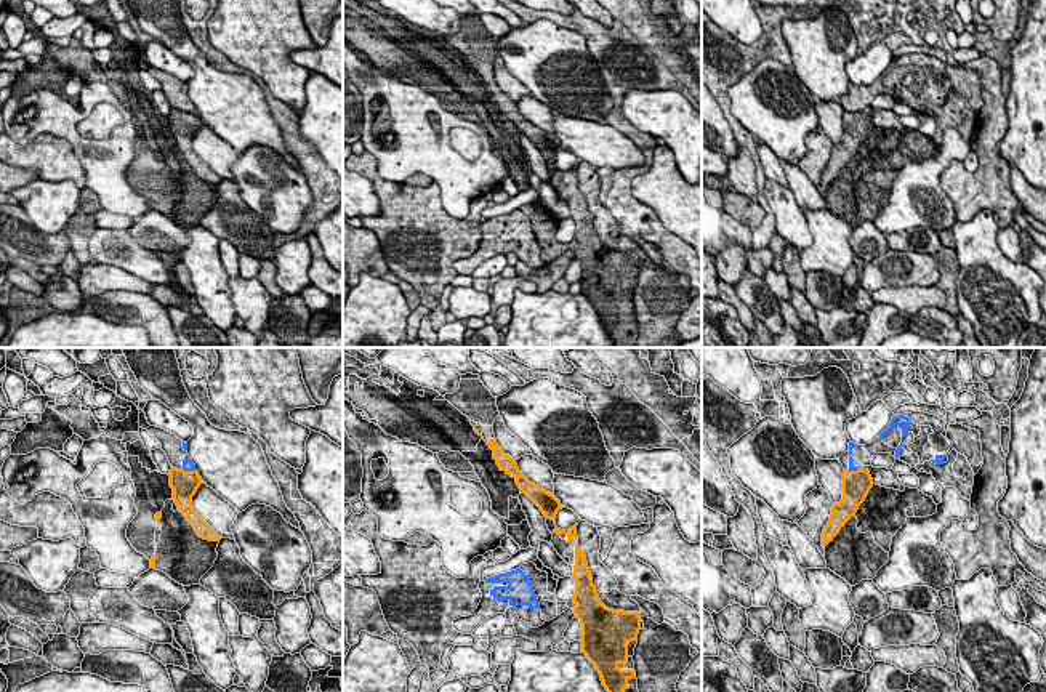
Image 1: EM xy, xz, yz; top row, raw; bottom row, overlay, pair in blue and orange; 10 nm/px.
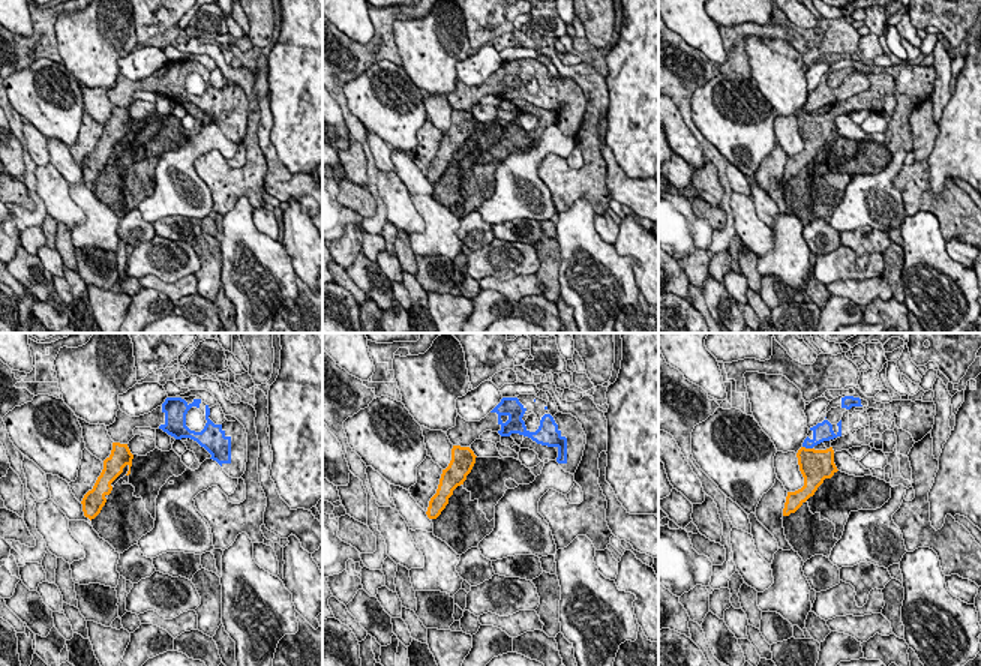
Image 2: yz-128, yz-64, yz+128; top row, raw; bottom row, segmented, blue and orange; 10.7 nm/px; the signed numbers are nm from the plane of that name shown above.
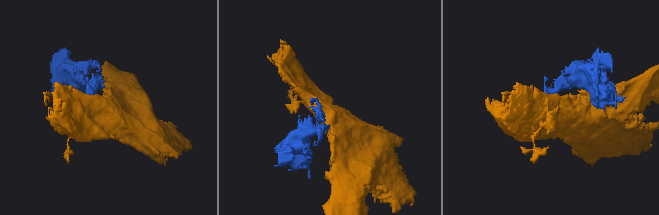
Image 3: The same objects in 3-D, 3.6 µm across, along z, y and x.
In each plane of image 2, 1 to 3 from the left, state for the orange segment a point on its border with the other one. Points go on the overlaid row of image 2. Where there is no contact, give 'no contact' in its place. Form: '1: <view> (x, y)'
1: no contact
2: no contact
3: yz+128 (807, 447)

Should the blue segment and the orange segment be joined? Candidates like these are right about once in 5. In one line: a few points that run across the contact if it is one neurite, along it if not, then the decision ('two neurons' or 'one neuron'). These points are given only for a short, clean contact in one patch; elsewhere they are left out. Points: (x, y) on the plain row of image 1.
line xy (183, 109), (194, 112); two neurons

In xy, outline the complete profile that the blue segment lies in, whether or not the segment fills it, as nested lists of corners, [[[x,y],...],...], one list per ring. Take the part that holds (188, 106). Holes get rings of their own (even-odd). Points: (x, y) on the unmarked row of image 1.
[[[149,67],[147,72],[162,85],[162,91],[173,109],[195,112],[195,106],[187,96],[186,83],[157,67]]]

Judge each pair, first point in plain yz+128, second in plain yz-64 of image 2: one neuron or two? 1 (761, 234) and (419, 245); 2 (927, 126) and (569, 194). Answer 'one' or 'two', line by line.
1: two
2: one

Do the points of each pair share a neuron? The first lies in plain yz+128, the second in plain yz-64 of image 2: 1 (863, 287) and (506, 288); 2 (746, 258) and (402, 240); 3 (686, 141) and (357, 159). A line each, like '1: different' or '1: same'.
1: same
2: same
3: different

